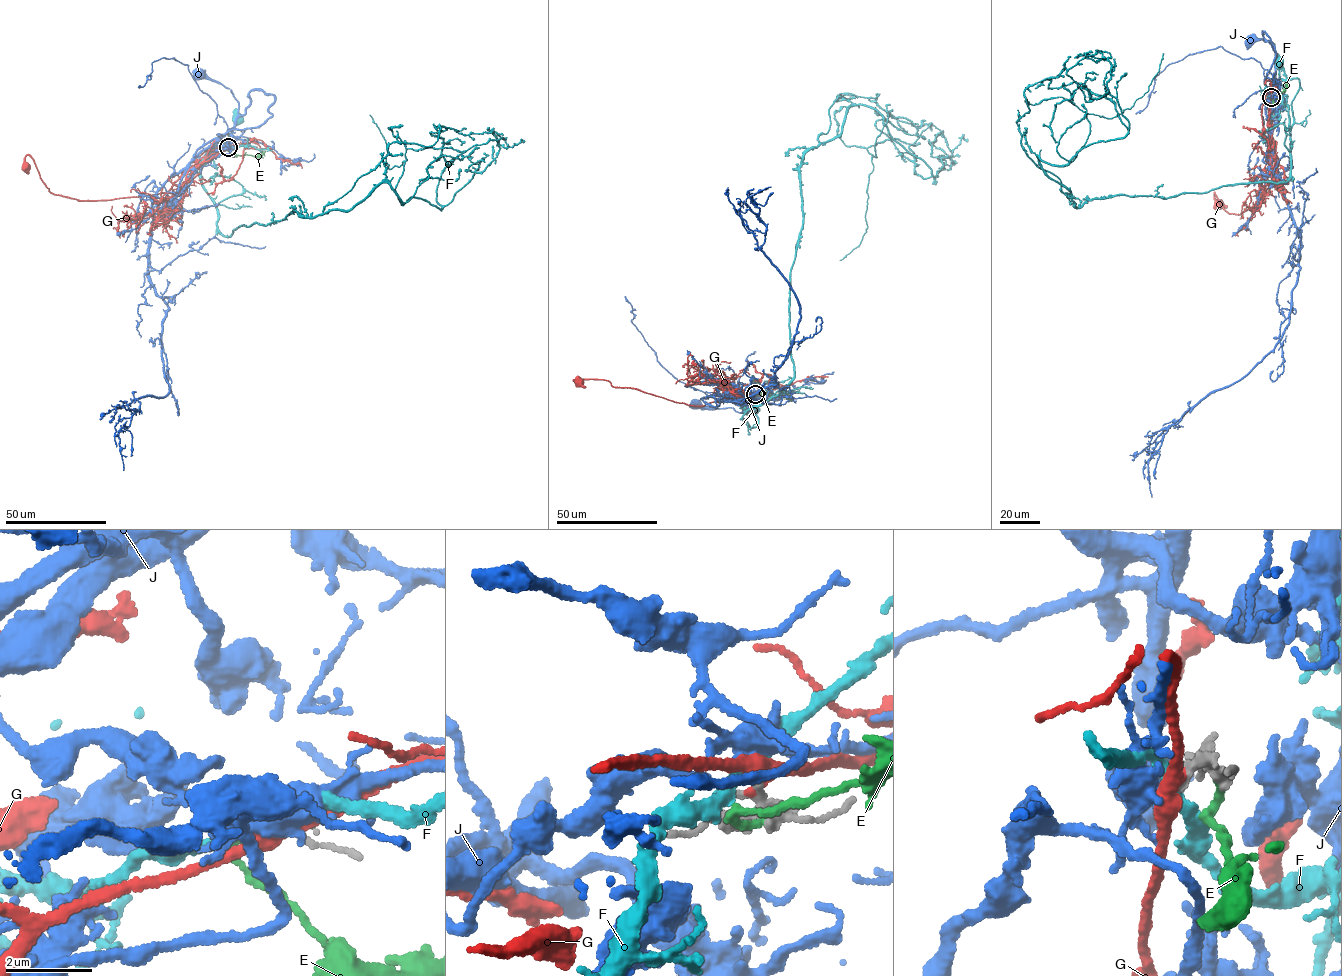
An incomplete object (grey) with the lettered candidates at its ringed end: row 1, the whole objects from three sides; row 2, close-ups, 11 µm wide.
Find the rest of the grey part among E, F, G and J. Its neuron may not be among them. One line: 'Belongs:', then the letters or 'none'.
Belongs: F

